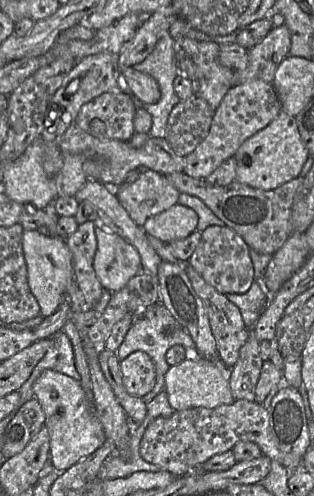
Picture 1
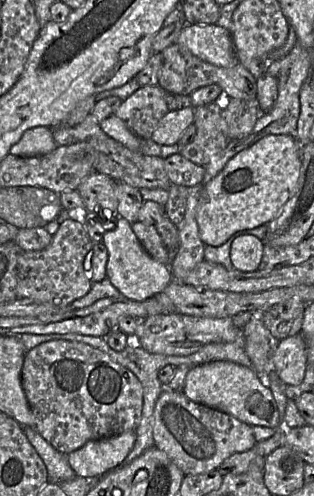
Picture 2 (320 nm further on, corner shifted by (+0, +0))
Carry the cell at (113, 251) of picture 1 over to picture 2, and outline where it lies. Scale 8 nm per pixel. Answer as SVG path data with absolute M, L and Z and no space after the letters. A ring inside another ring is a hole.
M118 217L115 221L115 228L108 230L102 240L109 254L107 278L126 299L142 302L156 296L173 281L169 265L156 261L145 251L128 220Z

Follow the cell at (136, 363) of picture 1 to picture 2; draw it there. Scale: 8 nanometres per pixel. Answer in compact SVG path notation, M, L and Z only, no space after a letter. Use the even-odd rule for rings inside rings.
M63 340L42 343L25 354L21 383L35 419L34 429L56 450L67 455L92 440L137 429L143 409L143 388L127 368L87 344Z

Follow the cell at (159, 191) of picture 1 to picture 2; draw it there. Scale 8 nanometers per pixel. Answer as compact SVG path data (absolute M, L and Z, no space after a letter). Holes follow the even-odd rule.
M93 172L77 188L87 212L97 214L105 221L118 217L118 200L115 194L116 181L104 174Z

